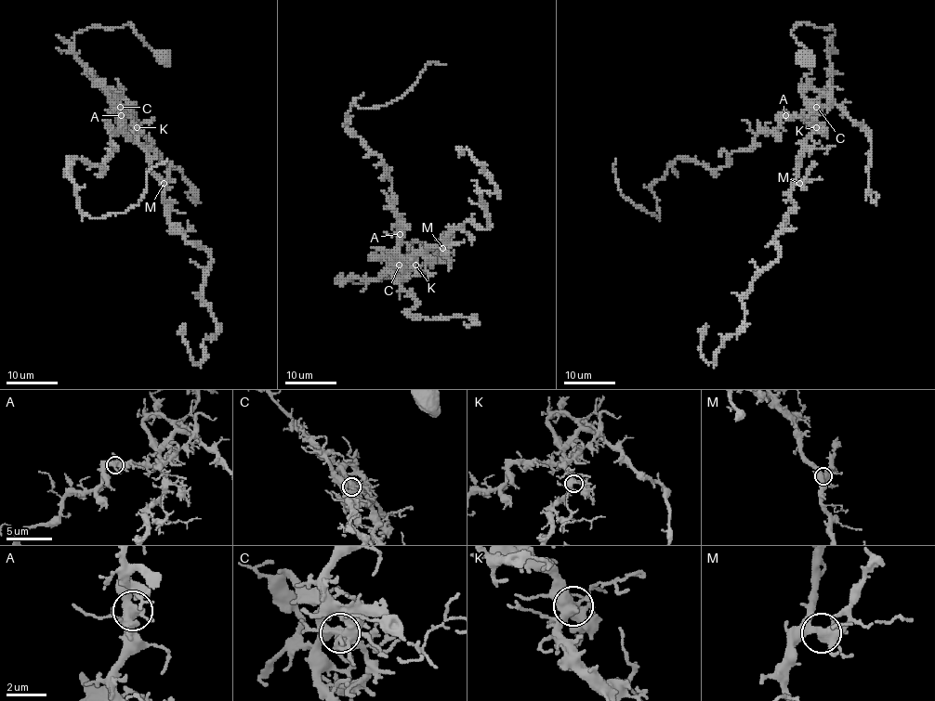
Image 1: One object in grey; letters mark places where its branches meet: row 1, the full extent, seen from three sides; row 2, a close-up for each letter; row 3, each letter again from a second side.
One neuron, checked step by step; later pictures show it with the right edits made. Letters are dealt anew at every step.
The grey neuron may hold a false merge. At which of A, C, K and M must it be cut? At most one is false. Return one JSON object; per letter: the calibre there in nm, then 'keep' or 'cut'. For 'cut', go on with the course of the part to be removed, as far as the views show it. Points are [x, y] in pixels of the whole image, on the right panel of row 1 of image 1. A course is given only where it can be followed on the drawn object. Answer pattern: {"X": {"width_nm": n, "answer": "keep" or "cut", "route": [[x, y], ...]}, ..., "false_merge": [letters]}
{"A": {"width_nm": 440, "answer": "keep"}, "C": {"width_nm": 400, "answer": "cut", "route": [[816, 107], [782, 117], [722, 167], [676, 161], [651, 185], [659, 217], [622, 193], [615, 160]]}, "K": {"width_nm": 400, "answer": "keep"}, "M": {"width_nm": 400, "answer": "keep"}, "false_merge": ["C"]}

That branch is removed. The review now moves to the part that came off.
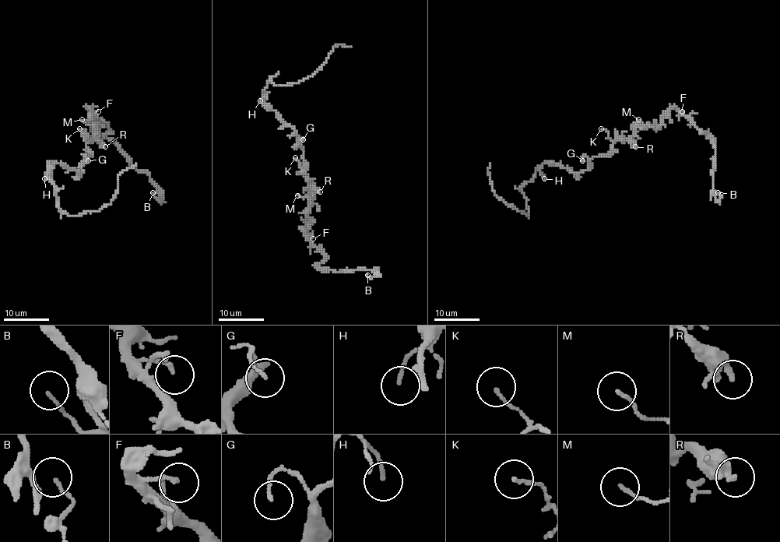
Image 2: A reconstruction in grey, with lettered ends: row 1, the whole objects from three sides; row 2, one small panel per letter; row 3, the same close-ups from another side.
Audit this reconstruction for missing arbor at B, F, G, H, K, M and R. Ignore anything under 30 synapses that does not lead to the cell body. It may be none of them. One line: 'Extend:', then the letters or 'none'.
Extend: none

